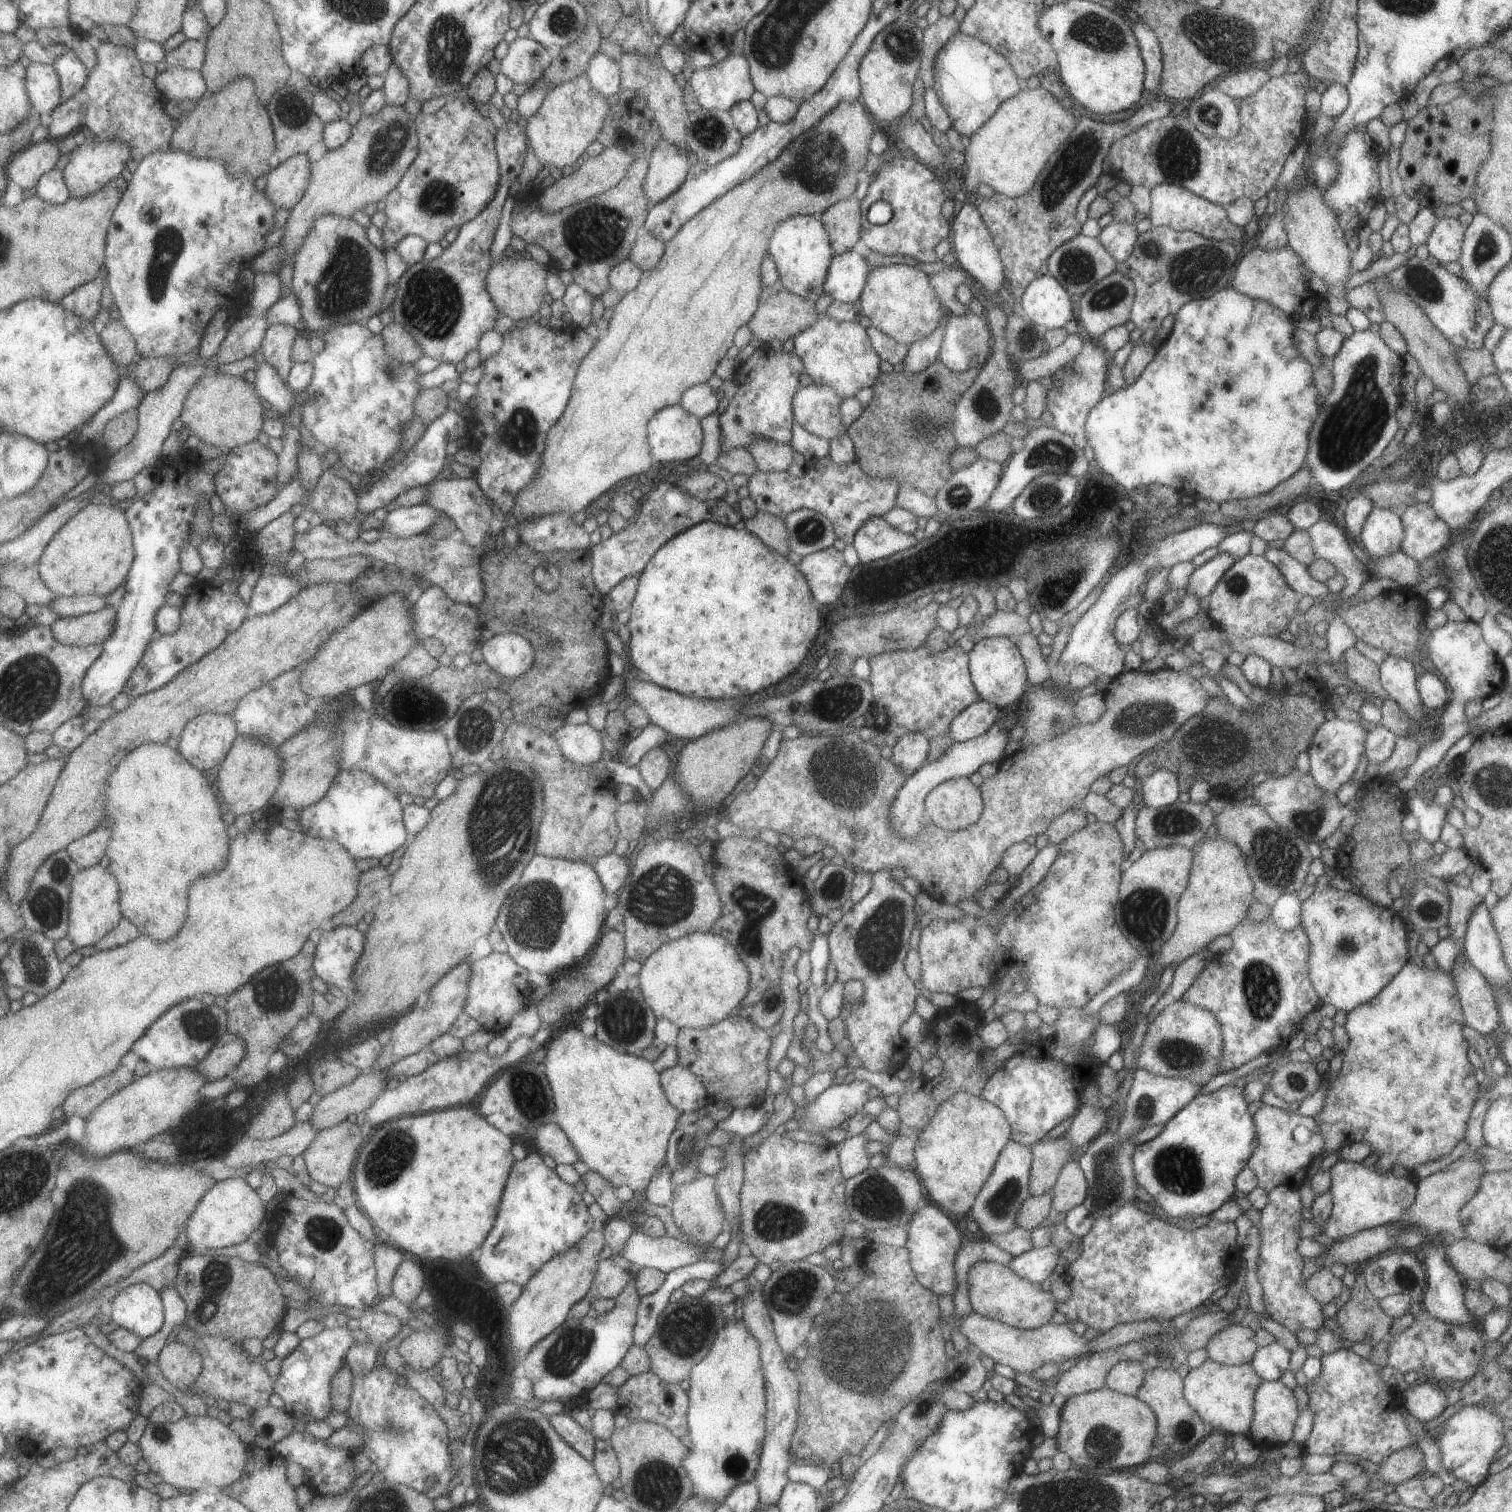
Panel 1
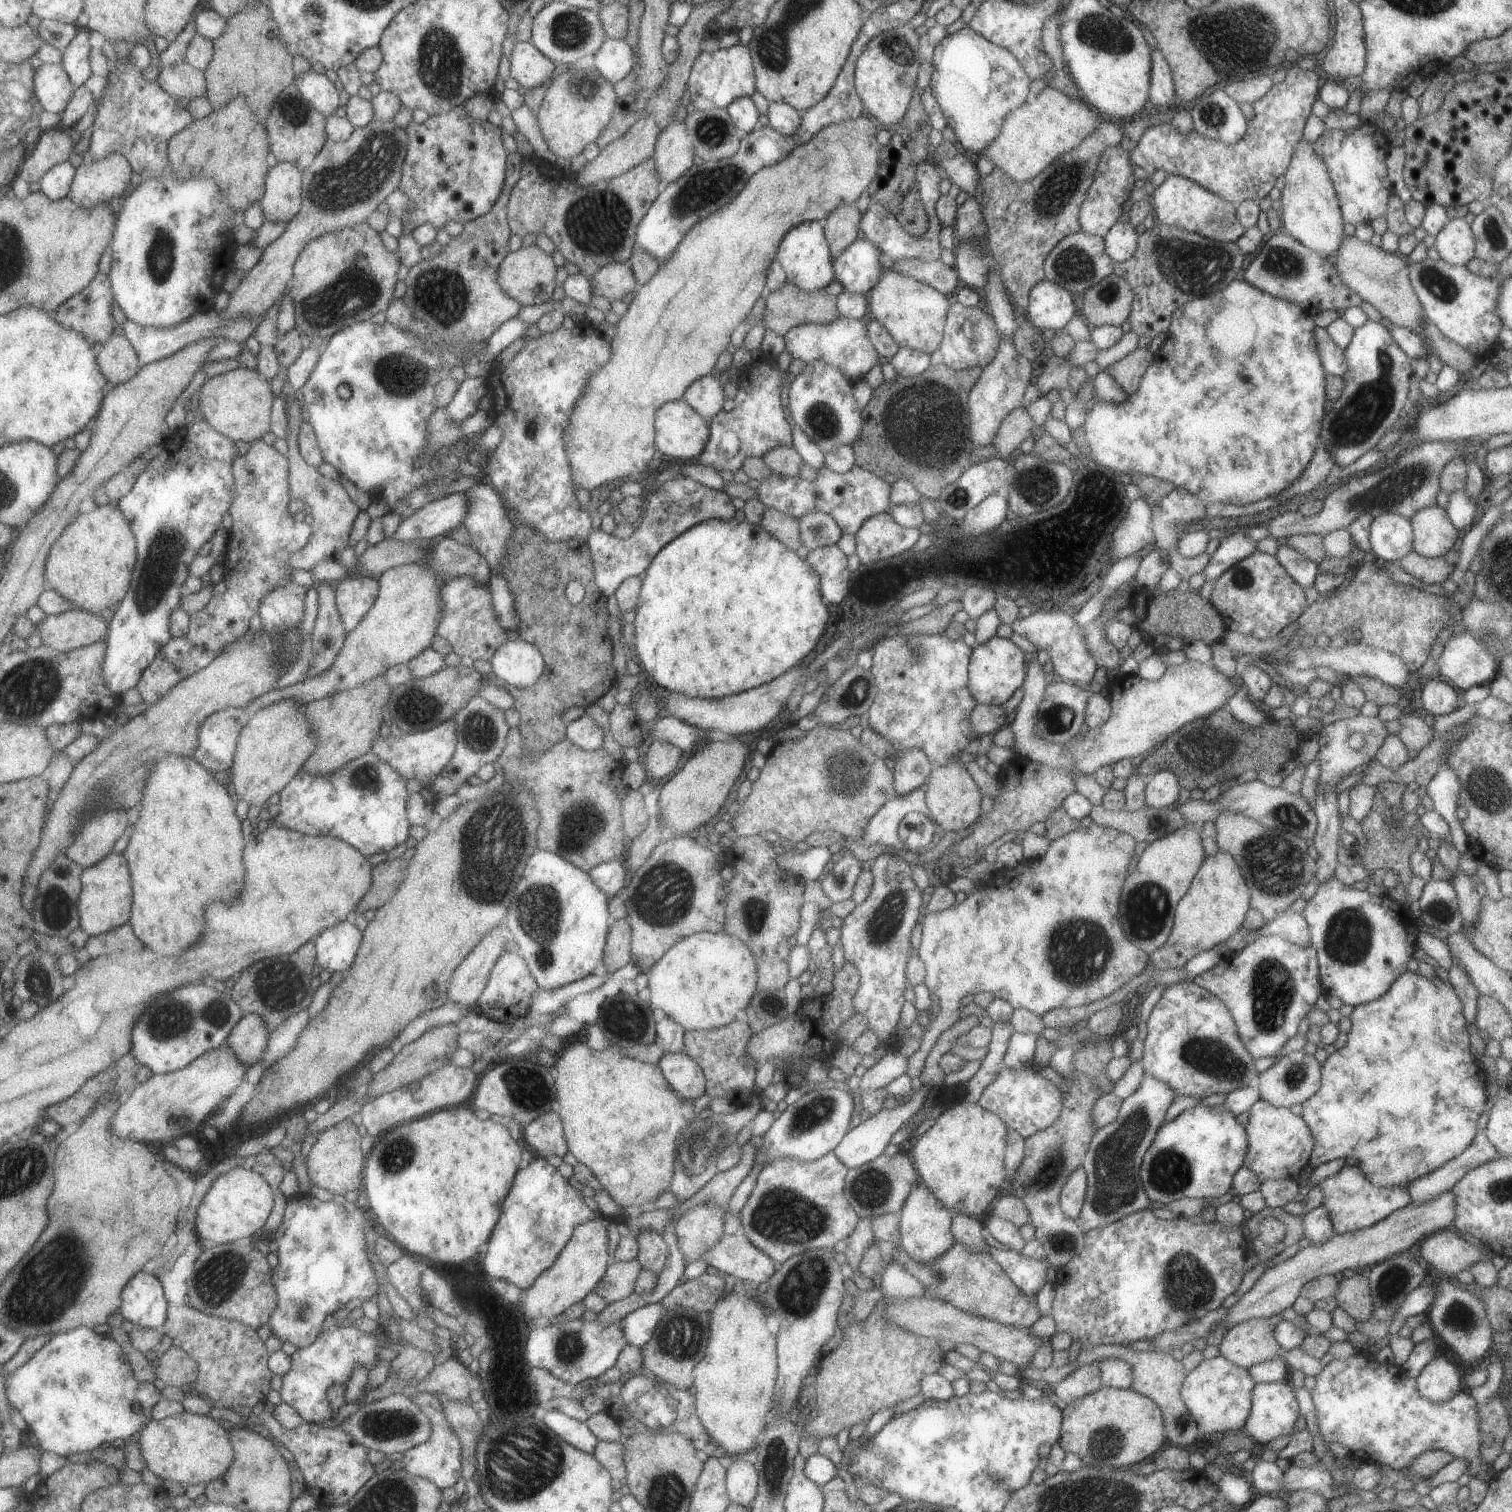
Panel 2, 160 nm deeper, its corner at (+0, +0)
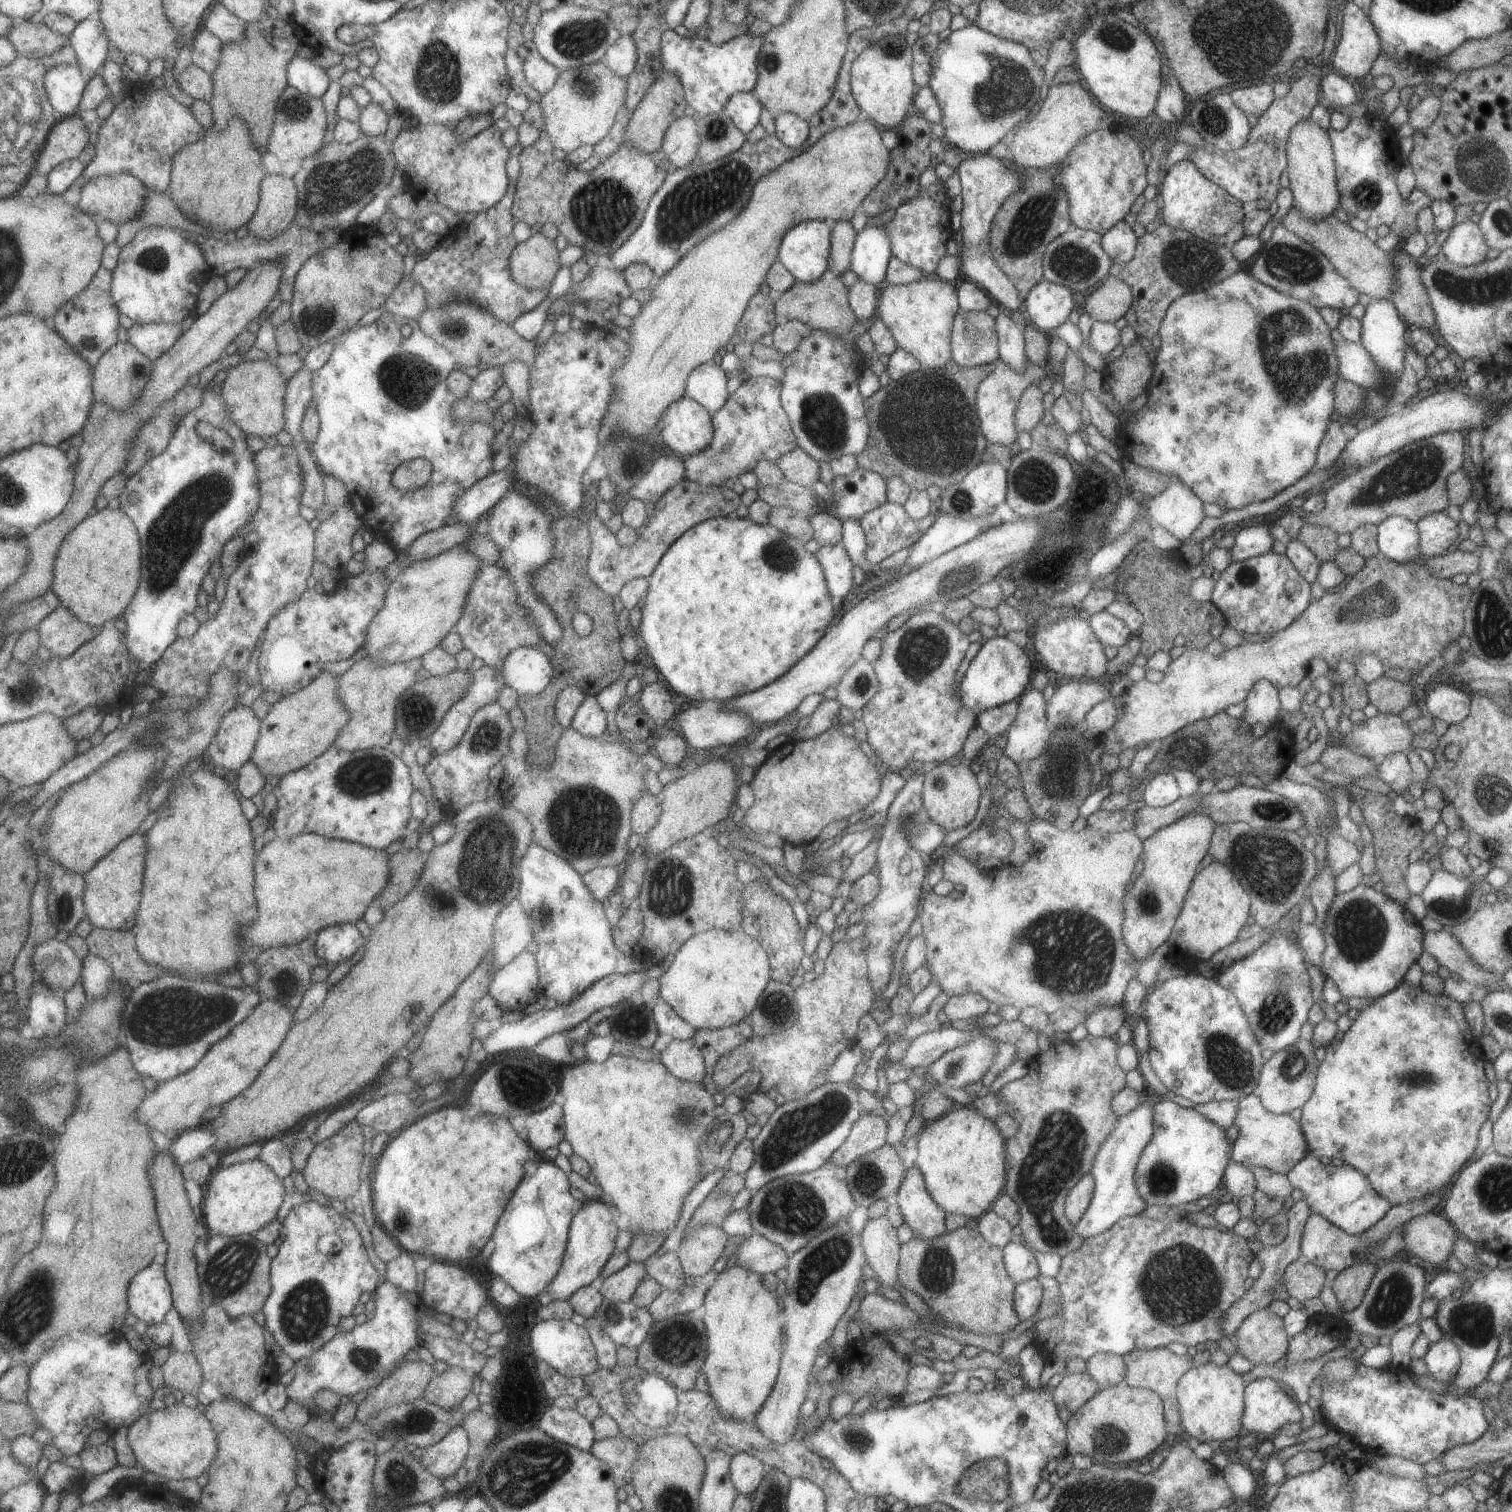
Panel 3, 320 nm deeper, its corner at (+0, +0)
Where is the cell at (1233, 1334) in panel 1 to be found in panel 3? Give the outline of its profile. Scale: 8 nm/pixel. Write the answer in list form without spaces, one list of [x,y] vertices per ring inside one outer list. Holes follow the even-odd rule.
[[[1265,1307],[1248,1314],[1232,1338],[1236,1352],[1253,1365],[1273,1365],[1286,1354],[1288,1336],[1283,1319]]]

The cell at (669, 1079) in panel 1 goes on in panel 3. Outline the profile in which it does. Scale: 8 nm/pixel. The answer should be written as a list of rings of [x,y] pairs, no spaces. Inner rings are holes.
[[[692,1038],[669,1039],[660,1050],[660,1062],[680,1081],[701,1083],[705,1074],[702,1054]]]

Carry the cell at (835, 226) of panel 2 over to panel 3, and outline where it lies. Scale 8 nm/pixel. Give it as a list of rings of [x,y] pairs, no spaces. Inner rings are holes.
[[[836,221],[830,232],[827,271],[840,276],[841,273],[849,269],[855,237],[856,232],[849,221]]]

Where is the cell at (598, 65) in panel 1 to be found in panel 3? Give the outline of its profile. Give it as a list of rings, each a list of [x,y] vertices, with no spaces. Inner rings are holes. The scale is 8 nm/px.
[[[621,35],[607,47],[603,64],[617,76],[625,78],[631,74],[637,60],[636,46],[630,35]]]

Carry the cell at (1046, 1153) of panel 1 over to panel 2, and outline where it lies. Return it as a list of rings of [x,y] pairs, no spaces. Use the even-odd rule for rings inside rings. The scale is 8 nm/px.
[[[1099,1035],[1099,1040],[1091,1038],[1072,1053],[1073,1074],[1063,1078],[1067,1091],[1061,1092],[1060,1114],[1051,1125],[1024,1139],[1022,1160],[1010,1184],[1012,1194],[1019,1197],[1027,1209],[1028,1222],[1034,1228],[1034,1237],[1042,1246],[1044,1259],[1055,1267],[1067,1264],[1082,1251],[1084,1245],[1085,1232],[1076,1221],[1063,1214],[1058,1198],[1069,1175],[1080,1166],[1089,1141],[1097,1131],[1091,1118],[1094,1102],[1113,1090],[1114,1082],[1106,1075],[1107,1063],[1113,1056],[1111,1046],[1112,1042],[1108,1038],[1101,1040]]]

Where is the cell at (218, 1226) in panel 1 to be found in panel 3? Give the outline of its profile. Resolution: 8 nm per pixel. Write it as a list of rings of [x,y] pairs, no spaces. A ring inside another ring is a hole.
[[[259,1157],[235,1163],[225,1169],[216,1169],[210,1184],[205,1188],[206,1199],[204,1218],[209,1229],[208,1236],[253,1235],[253,1232],[263,1228],[275,1218],[277,1208],[283,1200],[283,1186],[278,1175],[261,1162]]]

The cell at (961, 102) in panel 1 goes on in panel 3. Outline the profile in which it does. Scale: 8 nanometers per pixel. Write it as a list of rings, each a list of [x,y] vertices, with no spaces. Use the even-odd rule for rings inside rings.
[[[976,24],[951,31],[949,36],[938,42],[930,60],[931,76],[928,86],[932,90],[941,111],[940,125],[943,128],[942,141],[946,147],[959,153],[987,152],[994,144],[1005,140],[1029,114],[1039,98],[1044,72],[1038,67],[1031,53],[1021,43],[996,37]]]

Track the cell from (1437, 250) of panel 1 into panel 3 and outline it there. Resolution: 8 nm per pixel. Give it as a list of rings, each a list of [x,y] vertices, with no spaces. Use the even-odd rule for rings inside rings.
[[[1467,219],[1453,225],[1439,252],[1454,265],[1466,267],[1483,262],[1488,250],[1479,225]]]

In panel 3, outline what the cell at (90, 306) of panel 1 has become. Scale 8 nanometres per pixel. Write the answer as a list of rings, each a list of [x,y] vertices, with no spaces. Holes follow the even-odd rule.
[[[102,267],[94,276],[93,282],[81,294],[66,302],[51,321],[52,327],[63,335],[63,338],[66,338],[74,350],[79,352],[93,368],[110,348],[120,342],[120,310],[112,294],[113,284],[114,271]]]

